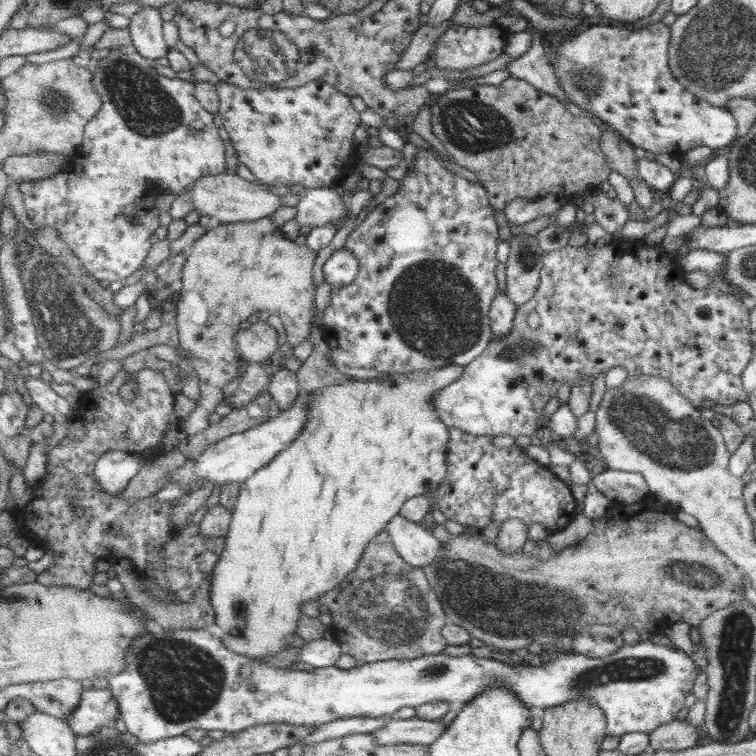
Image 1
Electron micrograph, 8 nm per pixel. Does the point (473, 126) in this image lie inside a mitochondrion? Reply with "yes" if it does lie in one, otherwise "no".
yes

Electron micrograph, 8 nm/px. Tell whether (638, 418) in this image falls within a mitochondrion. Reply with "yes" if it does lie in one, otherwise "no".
yes

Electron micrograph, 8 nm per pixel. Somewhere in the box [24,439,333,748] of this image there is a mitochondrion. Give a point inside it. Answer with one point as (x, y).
(183, 681)

